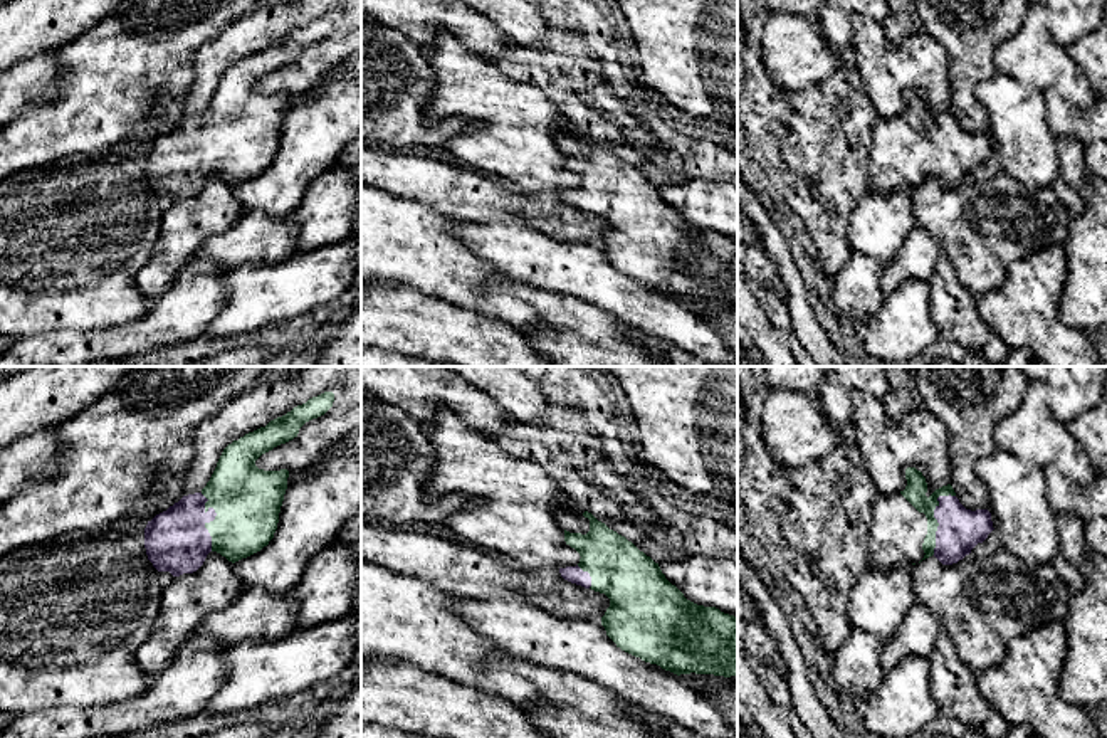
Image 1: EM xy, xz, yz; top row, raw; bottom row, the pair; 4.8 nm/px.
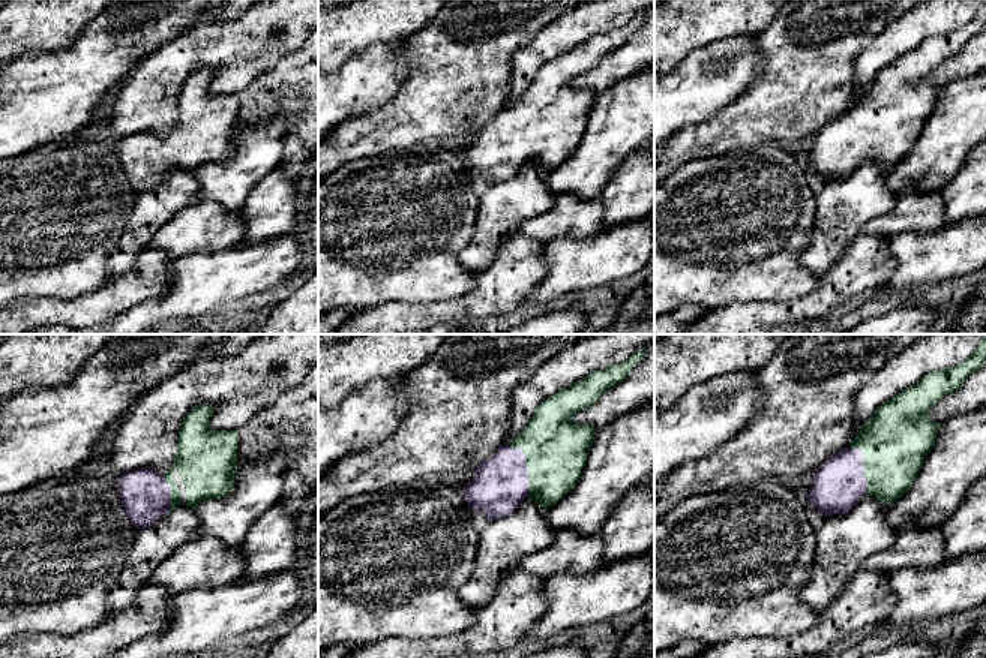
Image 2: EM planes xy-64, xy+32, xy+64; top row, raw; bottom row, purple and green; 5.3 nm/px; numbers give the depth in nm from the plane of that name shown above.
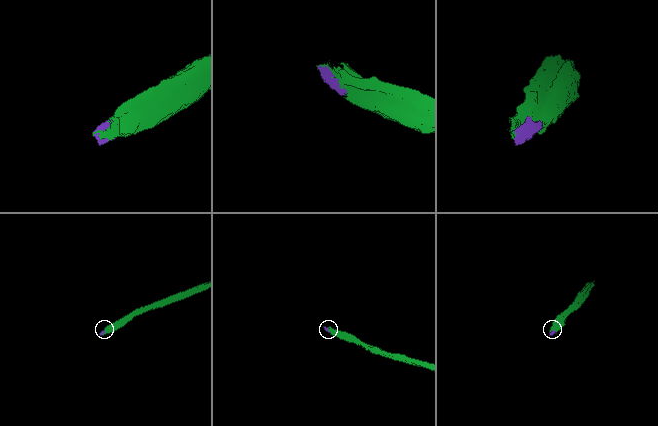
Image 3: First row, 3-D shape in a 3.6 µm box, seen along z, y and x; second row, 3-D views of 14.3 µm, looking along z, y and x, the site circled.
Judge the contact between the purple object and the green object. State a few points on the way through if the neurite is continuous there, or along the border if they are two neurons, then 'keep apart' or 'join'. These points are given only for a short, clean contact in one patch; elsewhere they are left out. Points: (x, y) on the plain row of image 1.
join

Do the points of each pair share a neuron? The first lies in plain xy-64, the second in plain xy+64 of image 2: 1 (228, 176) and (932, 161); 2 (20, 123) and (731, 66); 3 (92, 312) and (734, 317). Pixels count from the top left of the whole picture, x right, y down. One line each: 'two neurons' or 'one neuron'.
1: one neuron
2: two neurons
3: one neuron

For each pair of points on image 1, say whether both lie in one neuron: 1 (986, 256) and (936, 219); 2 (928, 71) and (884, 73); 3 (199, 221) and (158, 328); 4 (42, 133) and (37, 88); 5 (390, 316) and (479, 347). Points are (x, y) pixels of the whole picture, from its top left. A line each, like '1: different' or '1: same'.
1: same
2: same
3: different
4: different
5: same

